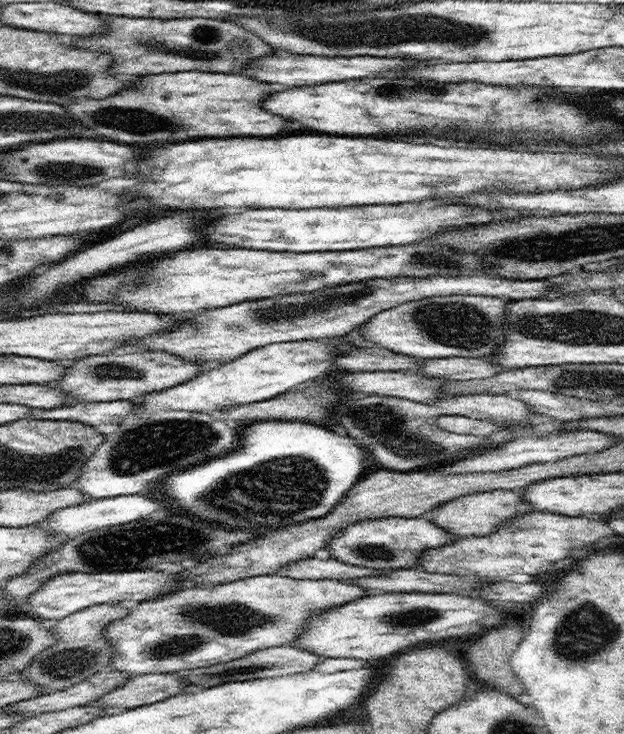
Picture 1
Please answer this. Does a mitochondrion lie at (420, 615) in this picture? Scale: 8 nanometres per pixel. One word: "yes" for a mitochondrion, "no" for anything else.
yes

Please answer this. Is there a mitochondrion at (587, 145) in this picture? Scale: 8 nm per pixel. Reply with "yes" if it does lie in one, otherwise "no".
no

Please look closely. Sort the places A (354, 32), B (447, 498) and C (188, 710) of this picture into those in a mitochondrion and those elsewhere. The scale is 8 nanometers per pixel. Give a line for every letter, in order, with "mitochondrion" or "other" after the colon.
A: mitochondrion
B: other
C: other

